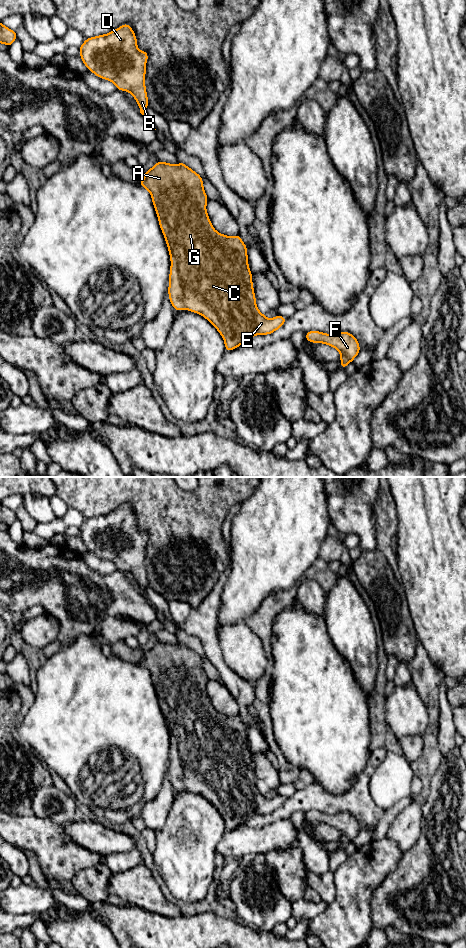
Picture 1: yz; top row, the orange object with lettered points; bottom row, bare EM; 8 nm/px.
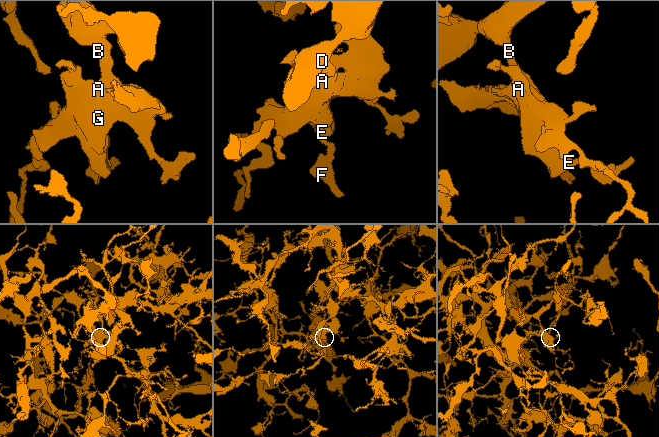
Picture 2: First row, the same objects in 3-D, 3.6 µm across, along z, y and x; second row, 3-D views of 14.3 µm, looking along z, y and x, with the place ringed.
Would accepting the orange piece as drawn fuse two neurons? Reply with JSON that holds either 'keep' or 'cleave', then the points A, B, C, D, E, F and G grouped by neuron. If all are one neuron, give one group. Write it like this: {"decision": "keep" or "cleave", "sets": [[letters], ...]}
{"decision": "keep", "sets": [["A", "B", "C", "D", "E", "F", "G"]]}

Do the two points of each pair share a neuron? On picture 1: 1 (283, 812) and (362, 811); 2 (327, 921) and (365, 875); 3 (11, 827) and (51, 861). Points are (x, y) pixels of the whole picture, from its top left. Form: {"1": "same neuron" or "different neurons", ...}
{"1": "same neuron", "2": "same neuron", "3": "same neuron"}

